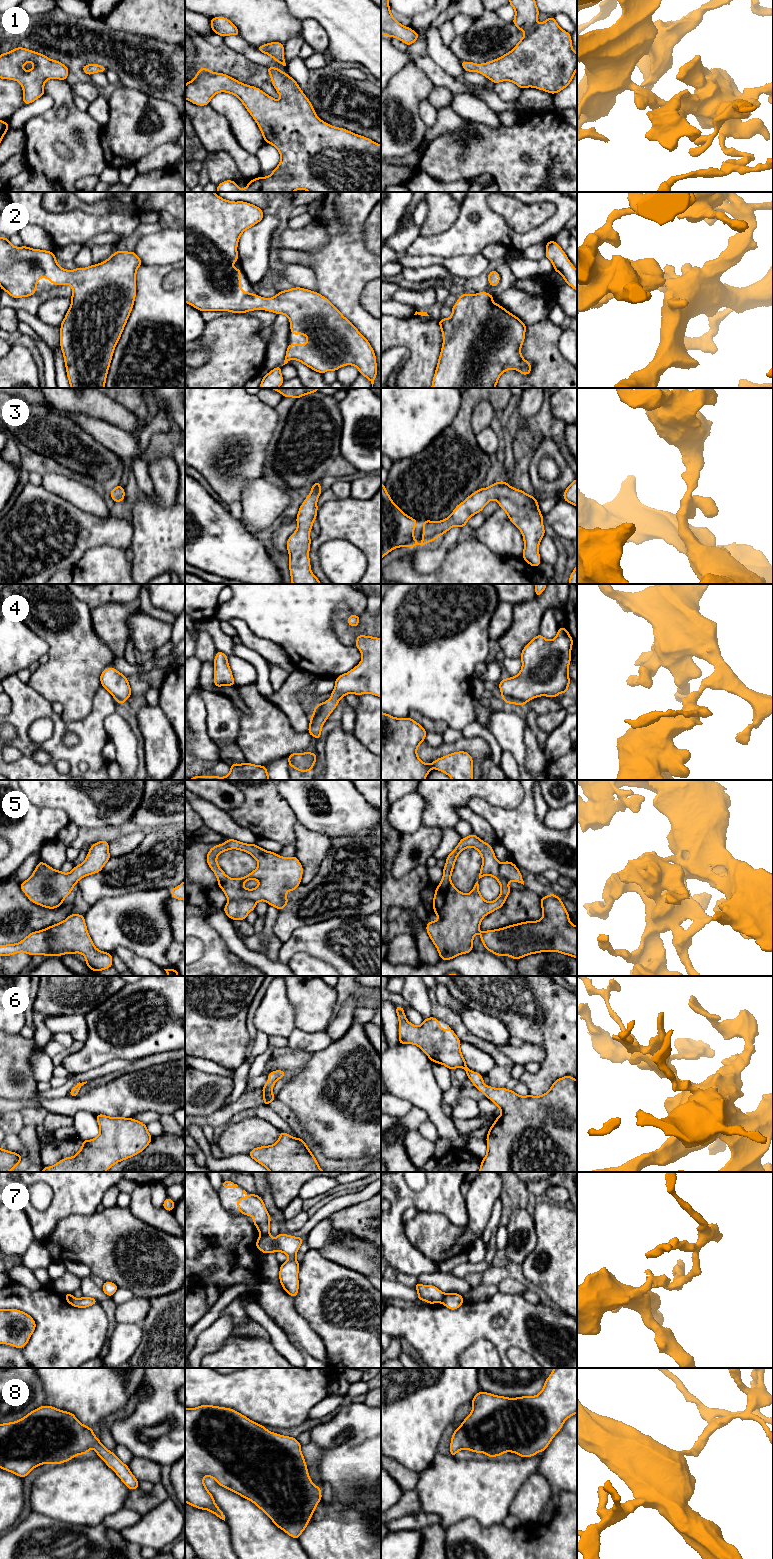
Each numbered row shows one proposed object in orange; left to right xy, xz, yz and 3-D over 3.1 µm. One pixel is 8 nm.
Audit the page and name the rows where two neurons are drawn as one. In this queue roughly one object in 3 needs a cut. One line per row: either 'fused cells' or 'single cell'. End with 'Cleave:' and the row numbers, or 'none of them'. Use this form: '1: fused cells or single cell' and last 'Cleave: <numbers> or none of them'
1: single cell
2: single cell
3: single cell
4: single cell
5: single cell
6: single cell
7: fused cells
8: single cell
Cleave: 7

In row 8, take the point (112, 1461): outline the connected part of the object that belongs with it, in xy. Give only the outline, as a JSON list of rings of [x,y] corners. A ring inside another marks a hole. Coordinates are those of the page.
[[[44,1405],[15,1422],[0,1424],[0,1468],[22,1478],[39,1465],[62,1464],[79,1454],[87,1455],[90,1449],[96,1450],[97,1456],[103,1459],[129,1490],[139,1488],[139,1481],[128,1465],[109,1451],[95,1436],[93,1429],[80,1423],[72,1412]]]

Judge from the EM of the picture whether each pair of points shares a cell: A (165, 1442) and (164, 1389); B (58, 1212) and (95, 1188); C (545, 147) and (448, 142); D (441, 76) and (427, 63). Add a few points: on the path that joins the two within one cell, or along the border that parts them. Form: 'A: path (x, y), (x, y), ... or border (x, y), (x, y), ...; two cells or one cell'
A: path (145, 1446), (133, 1439), (131, 1429), (151, 1409); one cell
B: path (67, 1203), (82, 1188), (86, 1188); one cell
C: path (520, 147), (484, 147), (474, 157), (469, 157); one cell
D: path (438, 74), (430, 66); one cell

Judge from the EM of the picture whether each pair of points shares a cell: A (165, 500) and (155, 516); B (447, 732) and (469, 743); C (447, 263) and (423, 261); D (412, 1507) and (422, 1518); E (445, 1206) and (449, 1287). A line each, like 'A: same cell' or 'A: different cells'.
A: different cells
B: different cells
C: same cell
D: different cells
E: different cells

